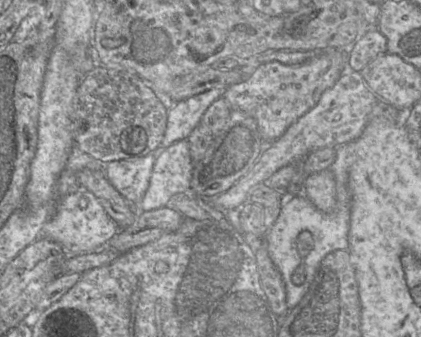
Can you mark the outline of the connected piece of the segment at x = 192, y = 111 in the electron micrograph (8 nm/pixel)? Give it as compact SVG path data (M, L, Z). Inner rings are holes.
M215 87L179 102L168 109L164 137L159 148L167 148L180 140L187 140L192 130L200 123L206 109L223 96L227 87Z

